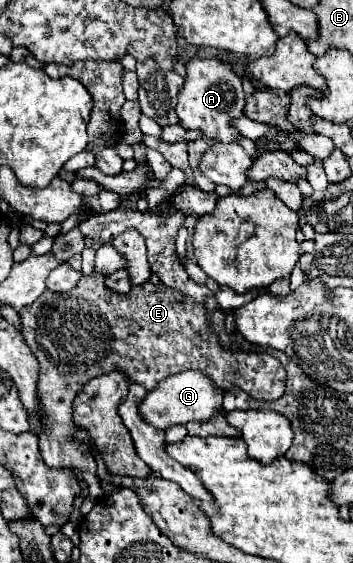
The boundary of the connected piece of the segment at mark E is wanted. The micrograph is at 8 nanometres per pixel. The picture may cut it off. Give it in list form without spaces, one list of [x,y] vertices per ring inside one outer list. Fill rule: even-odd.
[[[83,276],[73,288],[73,292],[57,294],[45,290],[31,306],[25,306],[19,312],[21,318],[21,334],[25,344],[39,360],[39,404],[41,404],[41,430],[39,430],[39,450],[51,468],[79,468],[81,476],[87,484],[89,498],[99,500],[103,496],[99,478],[95,474],[97,464],[85,444],[75,442],[75,424],[73,424],[73,400],[83,390],[83,386],[97,376],[109,372],[123,372],[131,382],[143,384],[147,390],[153,390],[163,378],[171,374],[179,374],[185,370],[197,370],[211,378],[211,382],[227,392],[231,388],[241,388],[249,396],[257,400],[277,400],[285,392],[285,368],[281,362],[271,354],[257,354],[257,352],[241,352],[241,350],[227,350],[219,344],[217,332],[211,328],[207,318],[207,308],[203,302],[195,302],[193,298],[165,288],[161,282],[143,282],[133,286],[131,292],[119,294],[105,286],[105,276]]]

